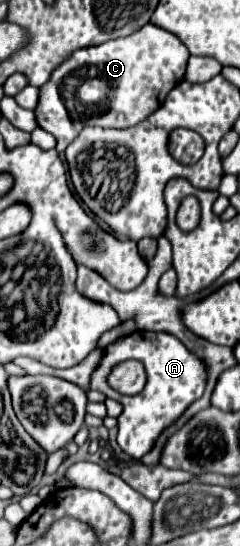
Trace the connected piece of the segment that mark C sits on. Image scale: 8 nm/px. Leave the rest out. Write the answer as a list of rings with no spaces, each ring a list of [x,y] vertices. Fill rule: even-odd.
[[[152,22],[126,38],[76,50],[40,88],[40,102],[34,110],[36,122],[58,140],[58,154],[64,154],[66,146],[86,126],[130,128],[158,110],[168,92],[184,78],[188,56],[188,48],[172,32]]]

